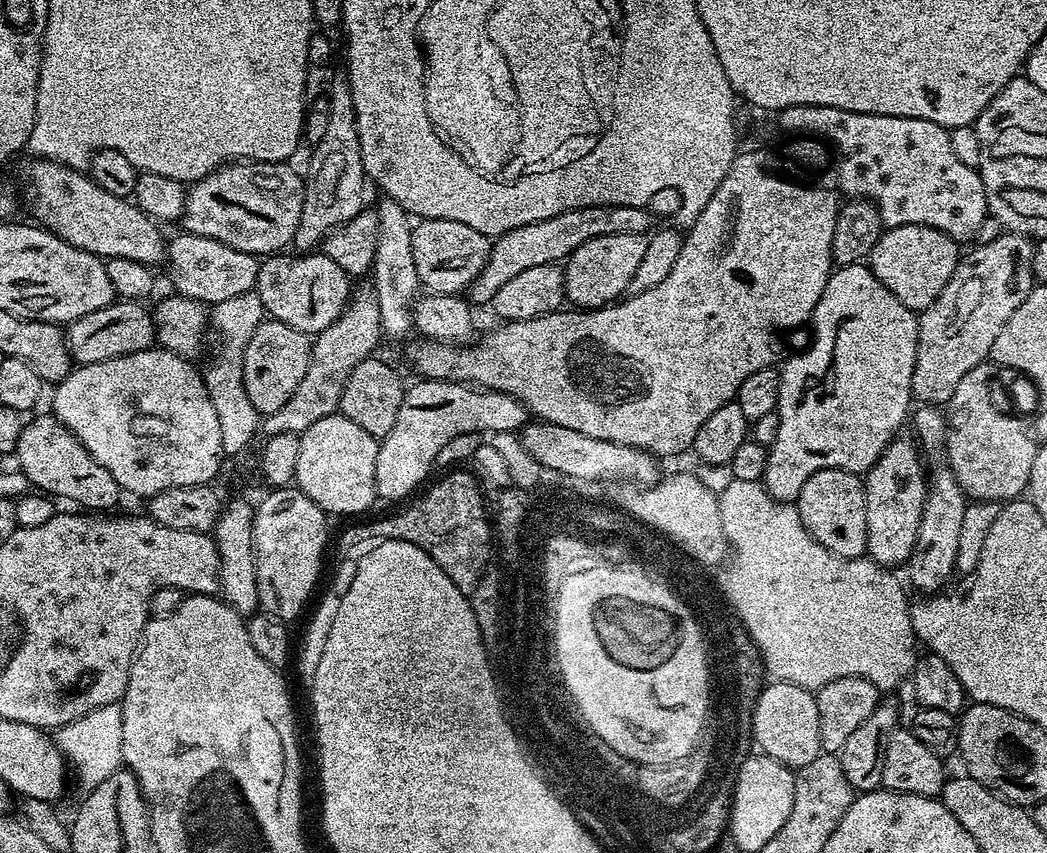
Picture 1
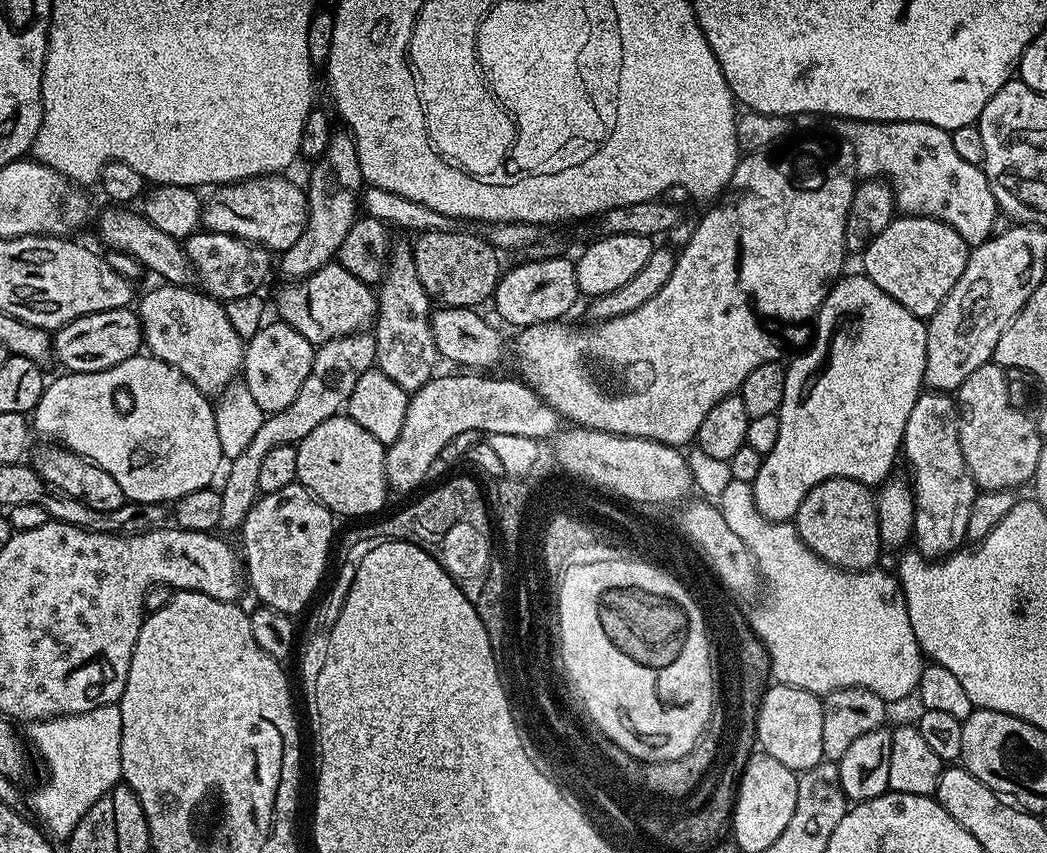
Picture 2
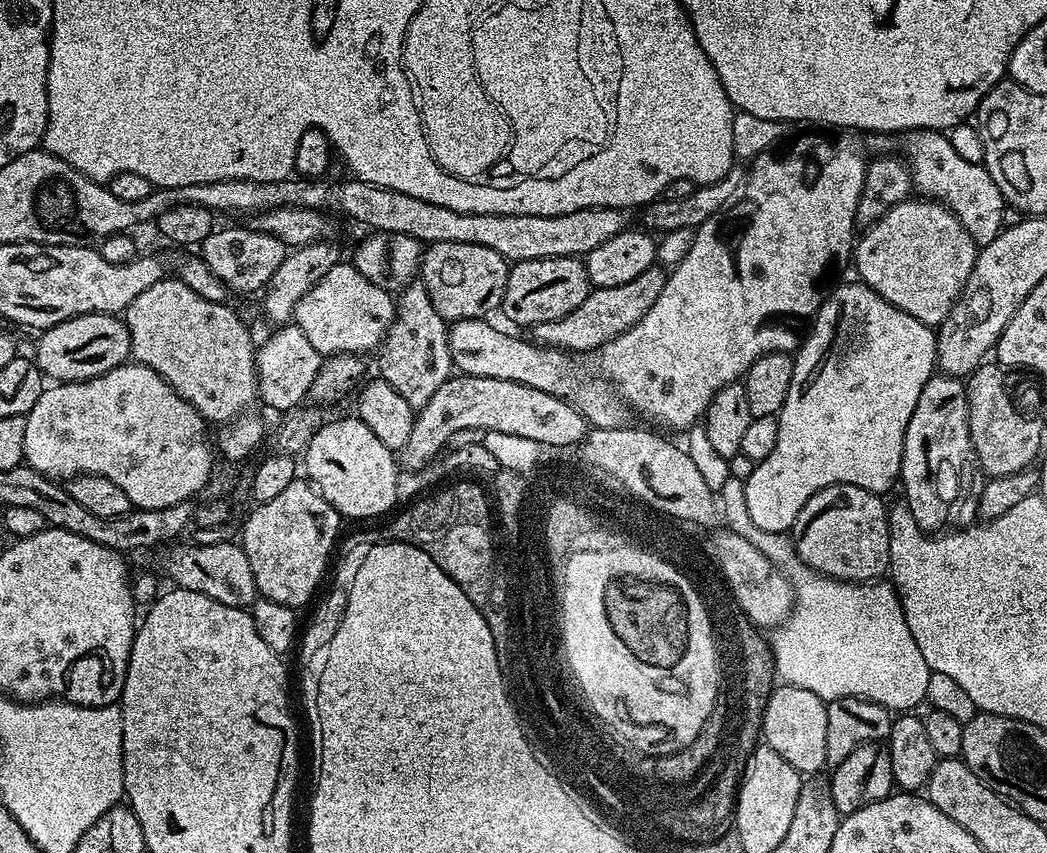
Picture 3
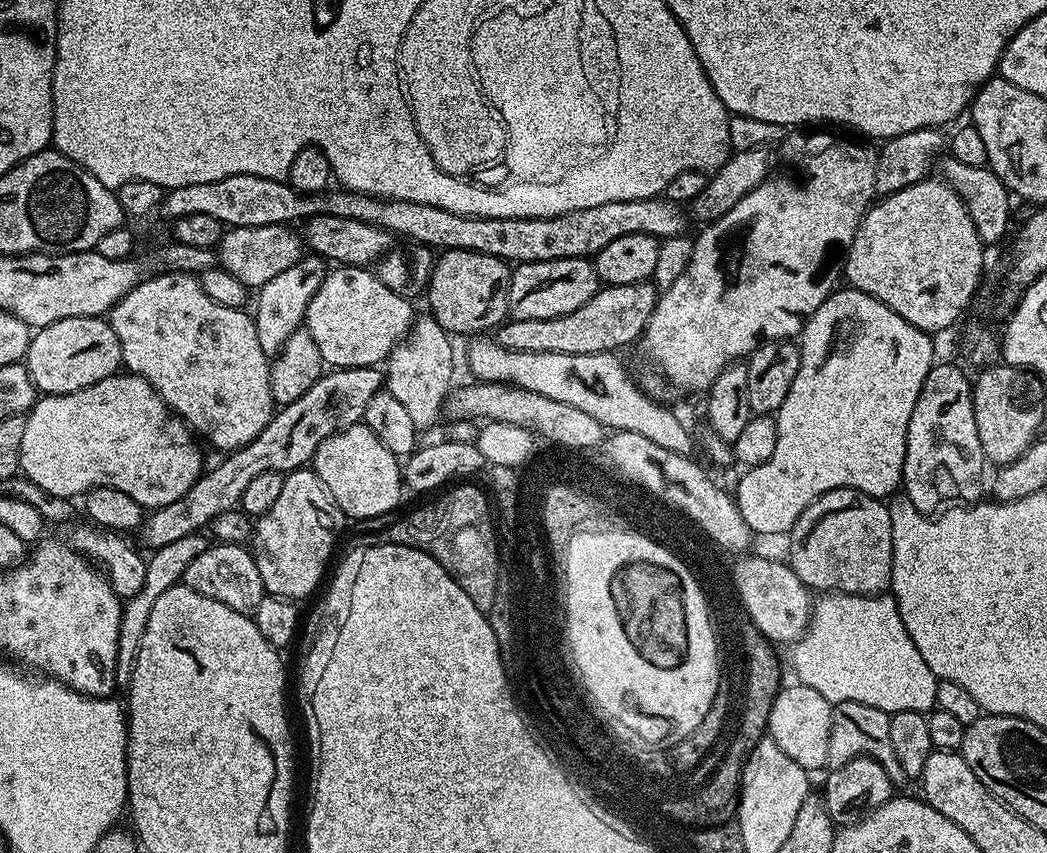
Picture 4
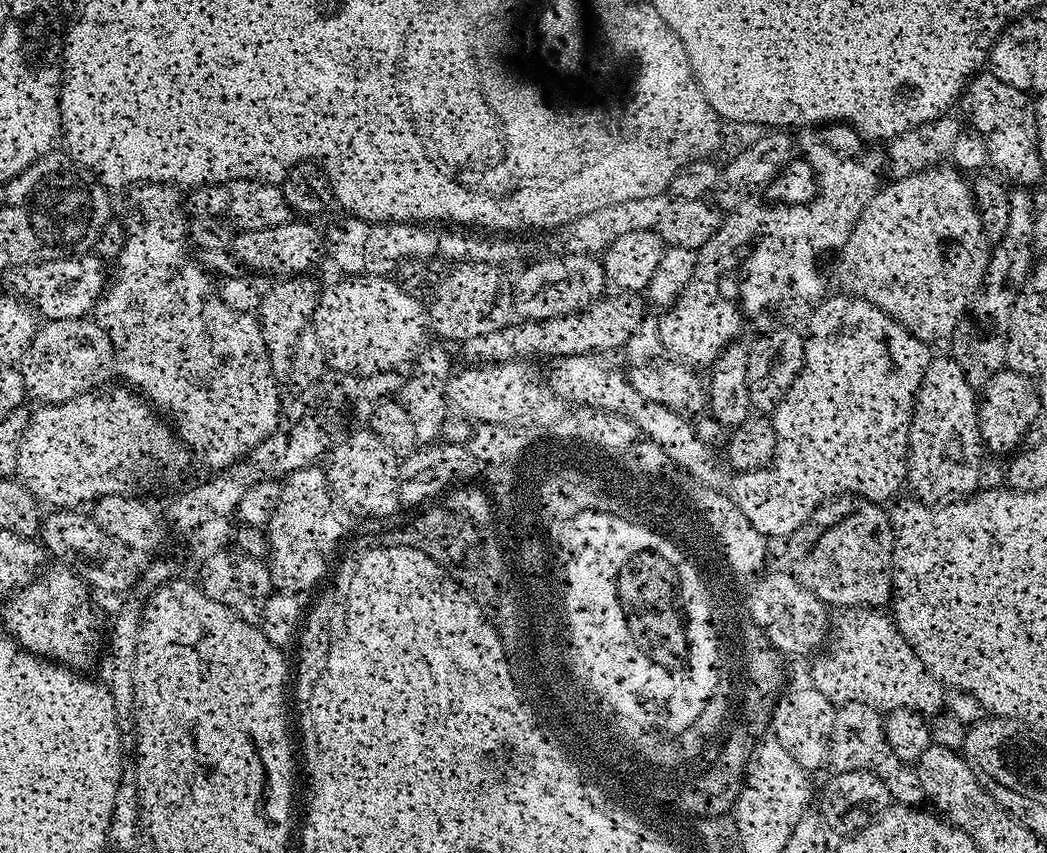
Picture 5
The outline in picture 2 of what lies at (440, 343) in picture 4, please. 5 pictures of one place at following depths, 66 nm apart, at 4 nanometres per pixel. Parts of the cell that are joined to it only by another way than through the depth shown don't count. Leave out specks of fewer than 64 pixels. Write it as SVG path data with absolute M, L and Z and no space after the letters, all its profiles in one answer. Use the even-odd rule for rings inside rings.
M393 243L387 258L387 271L378 284L374 321L375 367L379 368L382 374L386 374L386 378L398 382L398 386L402 386L402 390L409 394L426 386L426 382L432 379L437 371L438 353L428 304L430 305L430 297L426 294L422 278L418 278L418 270L414 266L412 244Z

